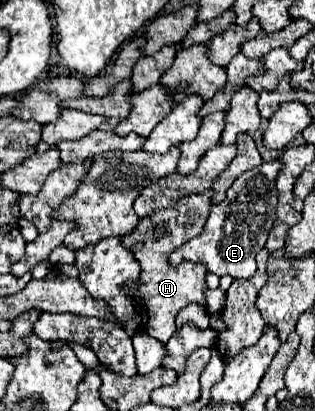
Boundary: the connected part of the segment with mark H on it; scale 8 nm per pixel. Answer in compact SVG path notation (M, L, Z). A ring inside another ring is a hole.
M210 192L182 196L172 208L156 210L152 216L140 218L138 226L130 234L120 236L122 246L132 252L132 256L140 262L142 268L138 282L132 286L134 304L138 308L138 314L142 316L144 330L160 342L170 340L170 336L174 334L174 320L182 308L196 302L204 310L208 310L204 296L206 268L202 268L202 264L190 264L190 262L182 262L180 266L170 266L168 256L202 232L210 212L210 198L212 198Z

